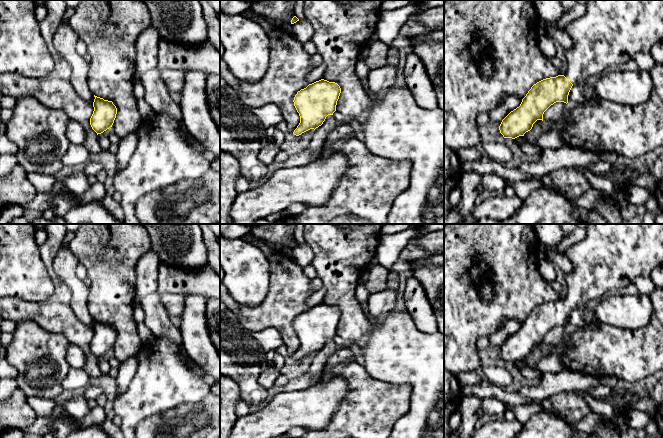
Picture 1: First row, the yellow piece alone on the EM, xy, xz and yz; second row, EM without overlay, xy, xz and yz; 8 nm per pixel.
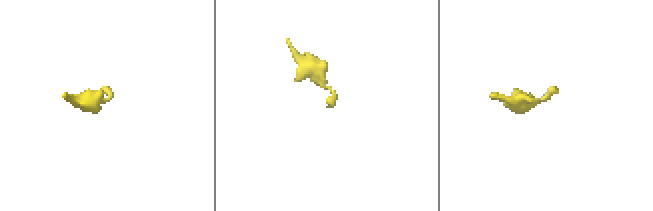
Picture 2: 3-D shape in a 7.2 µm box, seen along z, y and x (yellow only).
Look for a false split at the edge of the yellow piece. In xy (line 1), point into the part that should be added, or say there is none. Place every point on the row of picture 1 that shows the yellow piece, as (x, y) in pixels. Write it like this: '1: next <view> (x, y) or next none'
1: next none

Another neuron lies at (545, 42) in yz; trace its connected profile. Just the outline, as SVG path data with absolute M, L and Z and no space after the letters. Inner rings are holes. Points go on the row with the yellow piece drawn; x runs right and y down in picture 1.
M546 34L546 35L538 35L537 40L538 40L539 49L546 57L546 59L549 59L551 57L556 57L554 38Z

